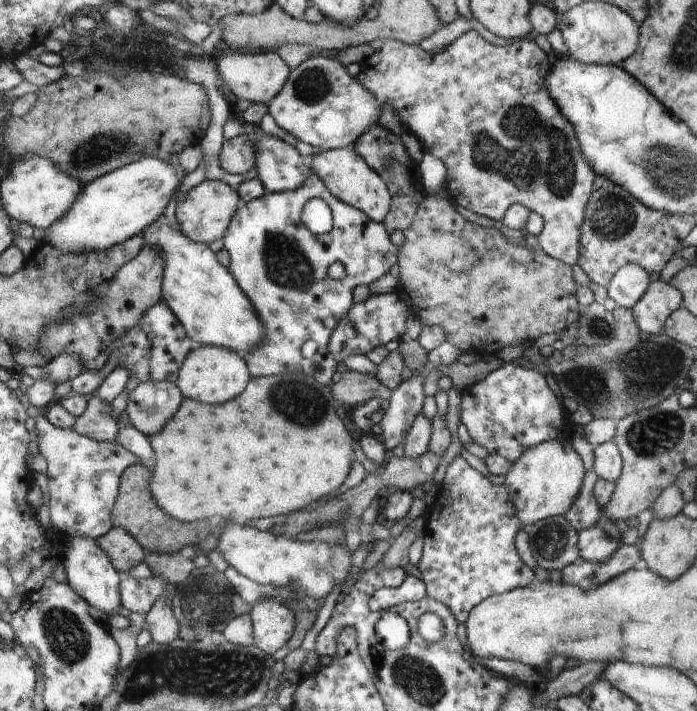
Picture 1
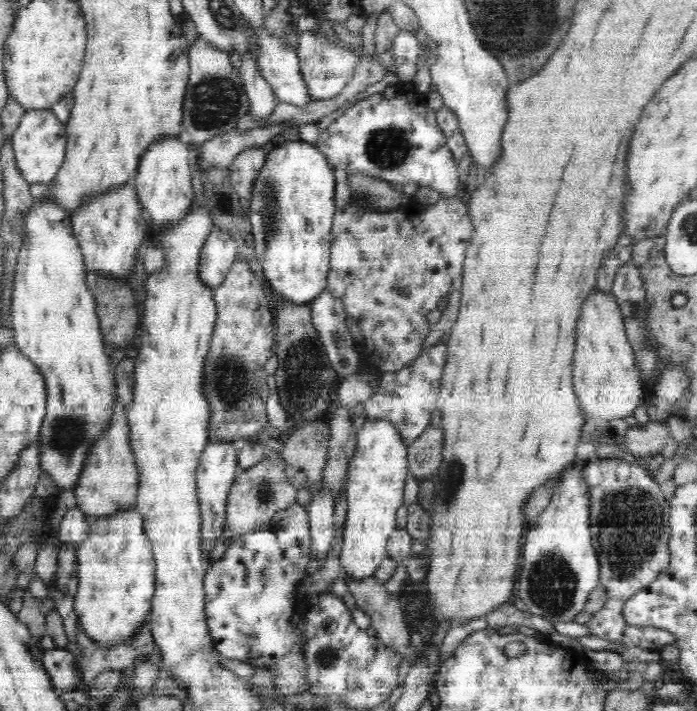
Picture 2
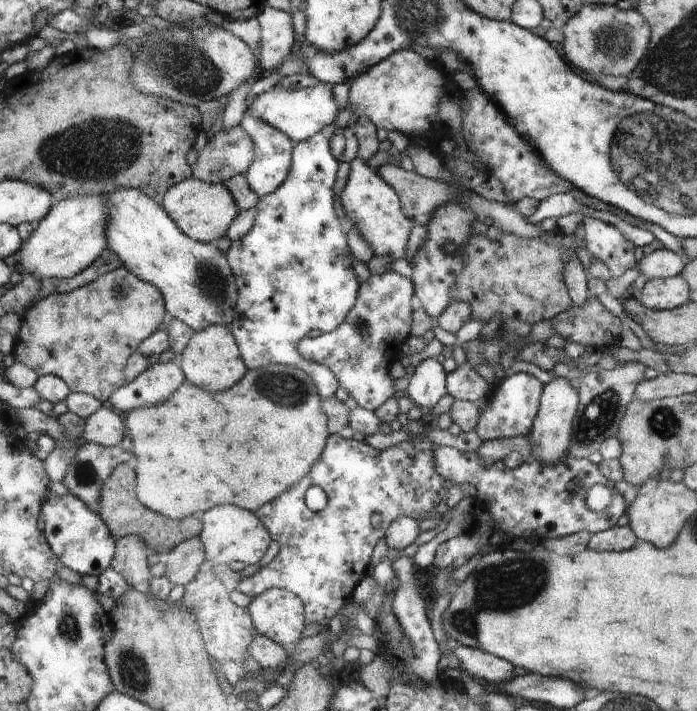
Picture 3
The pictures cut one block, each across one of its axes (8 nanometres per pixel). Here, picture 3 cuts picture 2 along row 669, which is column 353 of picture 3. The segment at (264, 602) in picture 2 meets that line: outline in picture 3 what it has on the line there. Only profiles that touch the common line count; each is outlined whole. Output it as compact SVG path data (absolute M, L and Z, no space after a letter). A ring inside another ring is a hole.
M329 126L323 132L315 134L311 140L295 146L291 176L275 194L261 198L255 208L257 214L253 228L241 240L231 242L231 248L225 252L239 286L239 304L235 308L235 320L229 328L239 342L243 360L247 362L249 370L261 370L271 364L301 368L303 372L311 374L311 378L319 386L323 400L335 398L341 382L329 366L307 360L299 352L299 344L311 330L321 330L323 334L335 332L347 320L347 312L351 312L351 308L355 306L355 292L359 292L357 286L361 286L357 284L351 270L351 252L347 248L349 226L335 212L335 186L341 170L341 160L335 158L331 148L335 134L335 126Z

